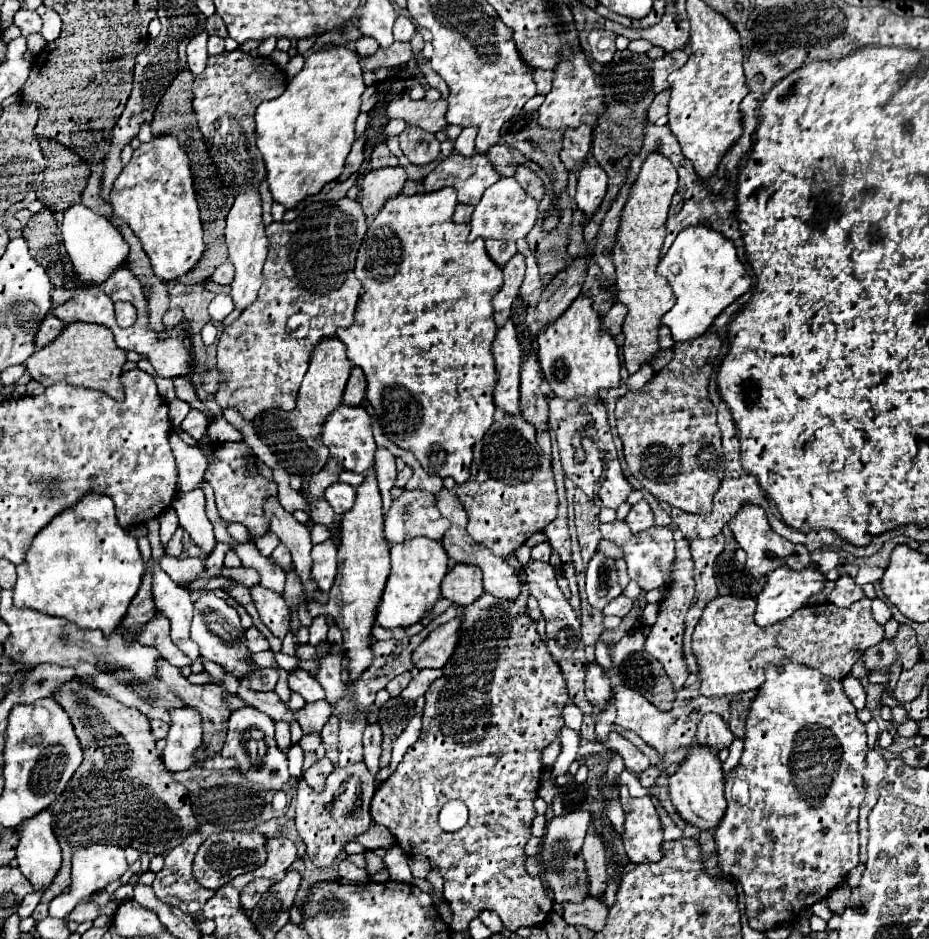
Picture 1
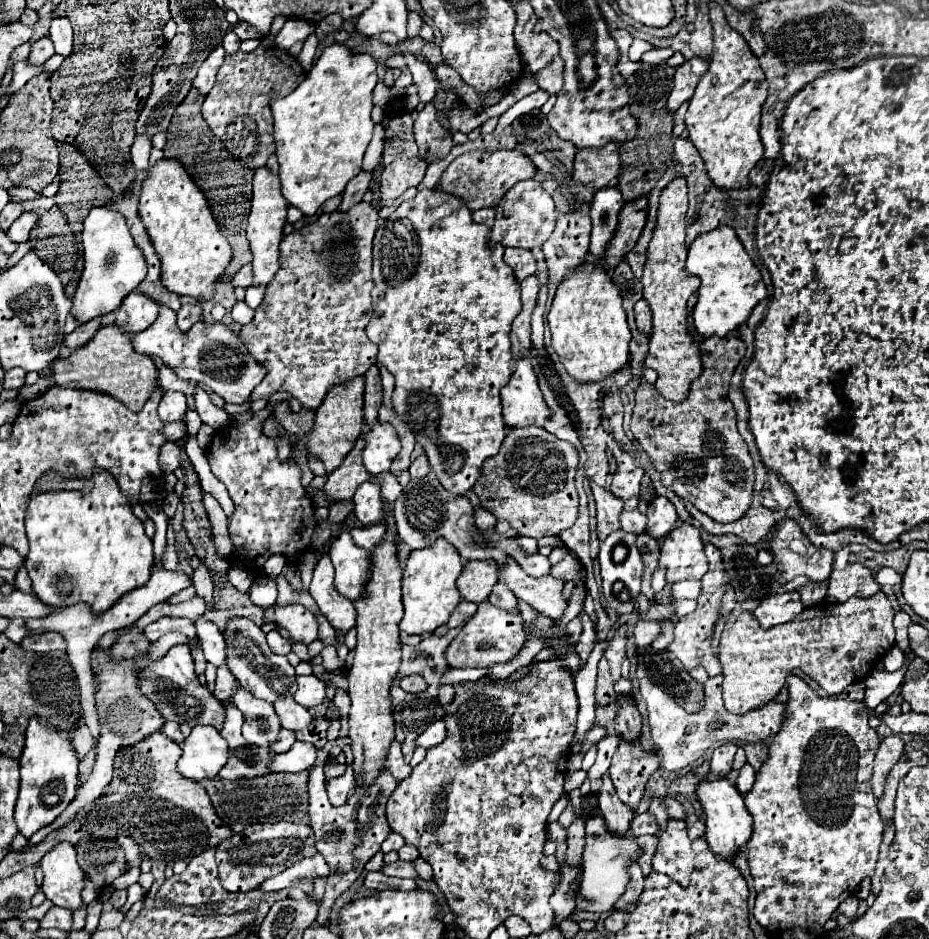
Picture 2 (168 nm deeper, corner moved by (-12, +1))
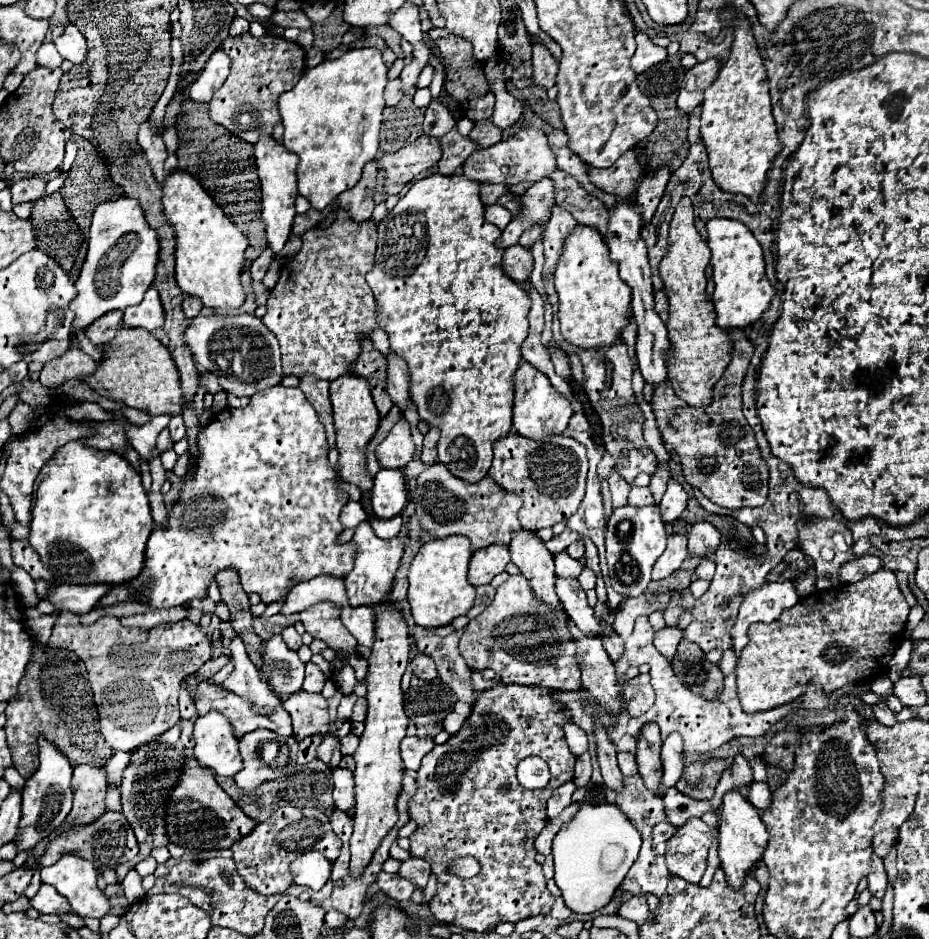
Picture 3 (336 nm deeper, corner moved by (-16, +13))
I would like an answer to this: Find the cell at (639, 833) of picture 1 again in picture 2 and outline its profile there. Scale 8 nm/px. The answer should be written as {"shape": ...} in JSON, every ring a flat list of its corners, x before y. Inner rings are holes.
{"shape":[[668,819,666,829,658,835,658,839,652,867,680,885,688,885,692,873,692,847,686,823,680,819]]}

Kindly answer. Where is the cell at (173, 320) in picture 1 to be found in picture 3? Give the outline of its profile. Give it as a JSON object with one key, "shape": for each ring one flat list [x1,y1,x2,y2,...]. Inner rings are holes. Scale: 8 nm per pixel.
{"shape":[[184,295,182,307,184,307,184,315,186,315,188,319,194,319,196,315,200,315,200,311,202,311,204,305,200,305,200,301,196,301,196,297,186,297,186,295]]}

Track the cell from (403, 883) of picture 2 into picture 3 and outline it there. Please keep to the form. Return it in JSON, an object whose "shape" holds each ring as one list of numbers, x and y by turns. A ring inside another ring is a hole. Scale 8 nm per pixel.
{"shape":[[384,871,378,875,378,885,388,897,392,897,396,901,408,901,414,891,414,885,408,879,404,879,400,875,390,875]]}

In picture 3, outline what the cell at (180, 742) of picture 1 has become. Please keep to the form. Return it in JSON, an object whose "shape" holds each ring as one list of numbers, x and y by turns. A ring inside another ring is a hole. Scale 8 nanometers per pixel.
{"shape":[[210,711,194,723,194,755,202,767,212,769,216,775,234,777,242,771,242,757,232,723,220,713]]}

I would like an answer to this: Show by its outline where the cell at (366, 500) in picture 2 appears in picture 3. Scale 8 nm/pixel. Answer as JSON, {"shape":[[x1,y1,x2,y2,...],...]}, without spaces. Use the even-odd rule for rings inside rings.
{"shape":[[382,469,374,477,372,509,382,519,392,519,402,513,408,503,406,477,402,469]]}

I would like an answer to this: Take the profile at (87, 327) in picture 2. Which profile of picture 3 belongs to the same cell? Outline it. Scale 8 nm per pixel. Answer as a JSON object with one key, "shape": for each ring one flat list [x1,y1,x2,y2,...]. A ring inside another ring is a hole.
{"shape":[[116,311,116,313,106,313,104,317,96,319,84,333,94,345,104,345,114,339,120,327,122,327,122,311]]}

